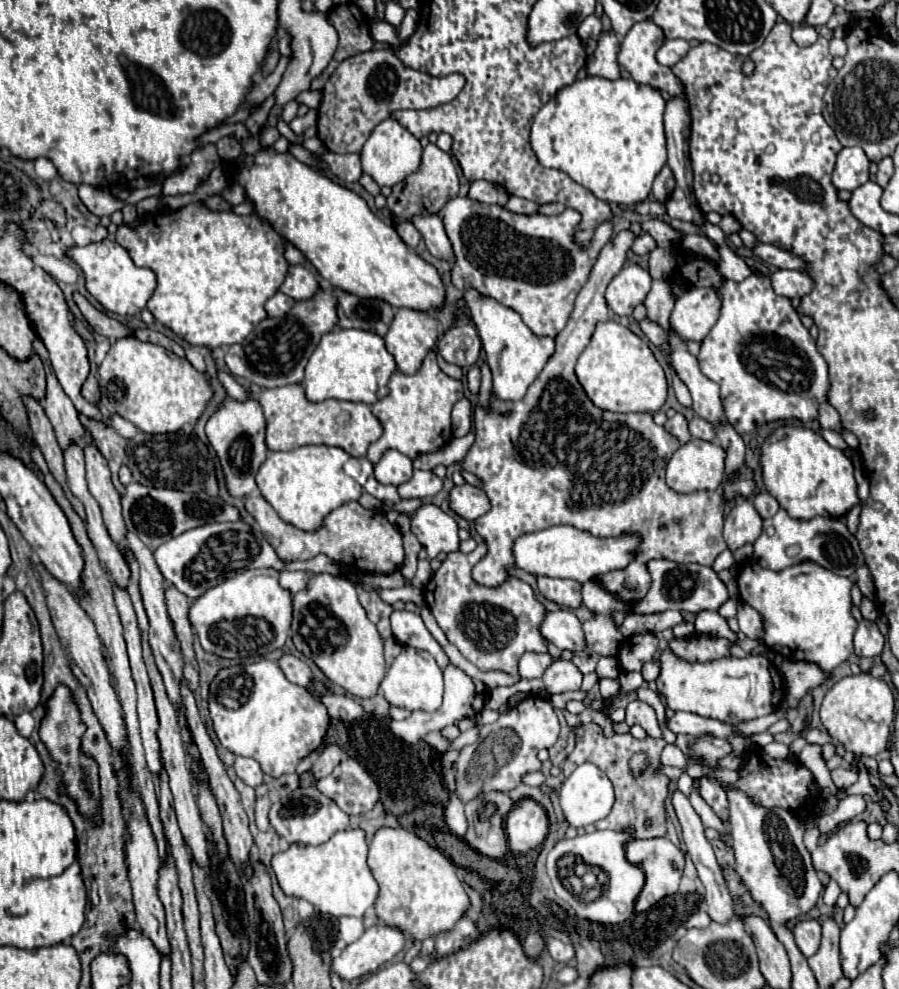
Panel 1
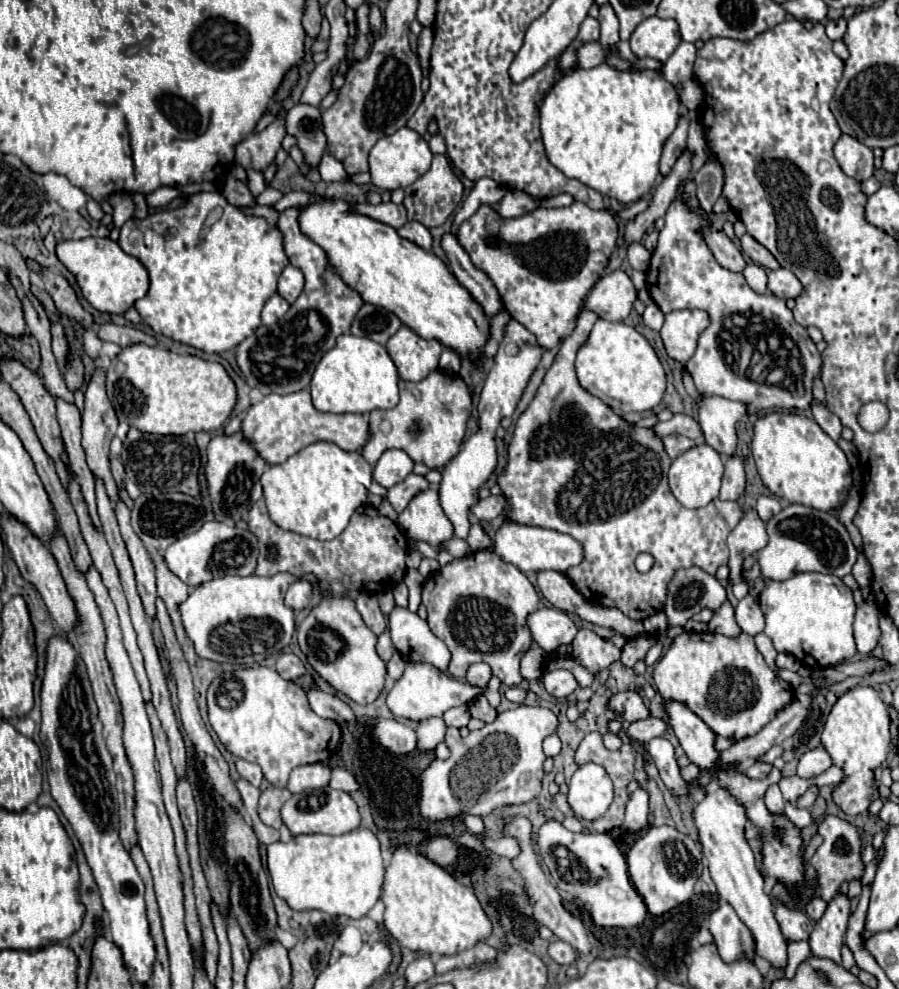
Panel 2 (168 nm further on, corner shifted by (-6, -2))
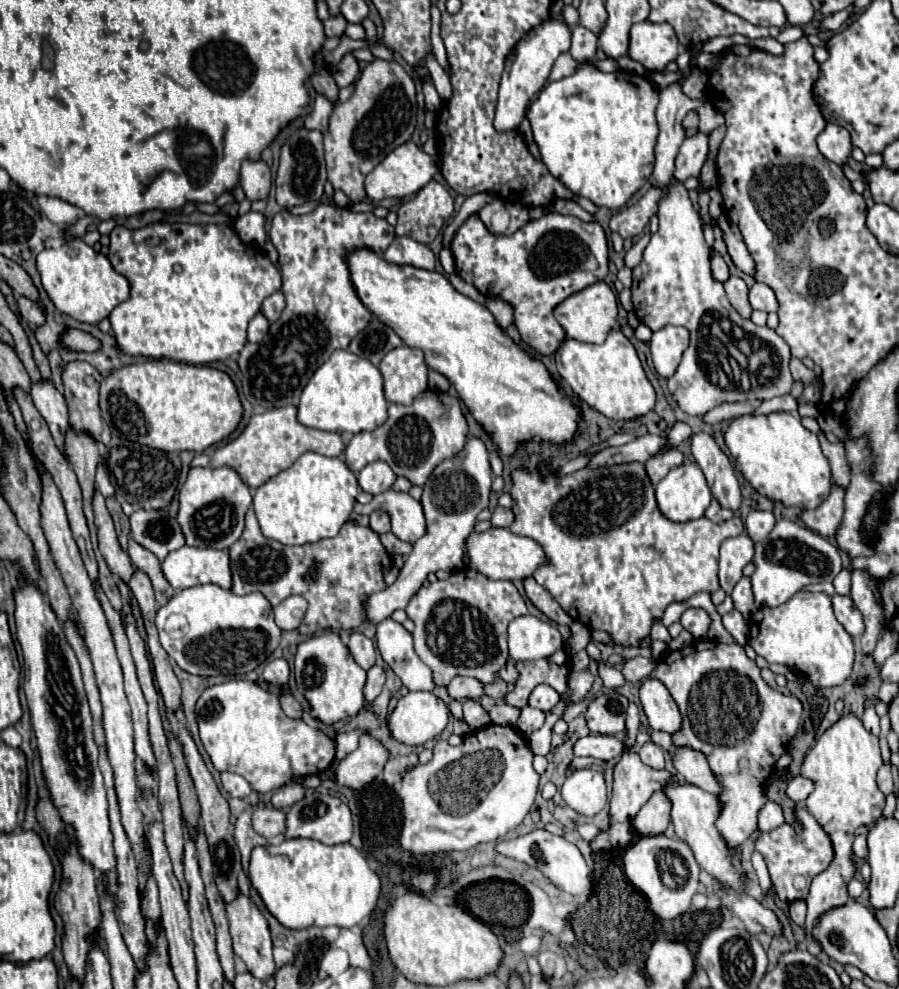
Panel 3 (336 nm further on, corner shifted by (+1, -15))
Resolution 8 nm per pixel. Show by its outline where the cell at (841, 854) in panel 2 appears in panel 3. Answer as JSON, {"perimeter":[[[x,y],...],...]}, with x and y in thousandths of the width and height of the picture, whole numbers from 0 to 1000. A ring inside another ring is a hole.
{"perimeter":[[[887,815],[887,829],[882,835],[871,833],[858,841],[846,843],[840,849],[840,859],[849,863],[855,886],[862,896],[862,904],[867,910],[880,914],[887,910],[895,910],[900,904],[902,890],[922,878],[922,874],[929,868],[929,859],[924,853],[924,847],[915,837],[909,833],[909,829],[895,819],[895,815]]]}

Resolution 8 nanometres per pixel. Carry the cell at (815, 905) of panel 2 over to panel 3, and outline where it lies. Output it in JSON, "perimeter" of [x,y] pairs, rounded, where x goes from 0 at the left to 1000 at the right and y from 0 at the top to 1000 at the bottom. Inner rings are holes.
{"perimeter":[[[887,910],[887,912],[882,912],[882,914],[878,916],[879,929],[890,938],[895,936],[897,921],[898,915],[893,910]]]}

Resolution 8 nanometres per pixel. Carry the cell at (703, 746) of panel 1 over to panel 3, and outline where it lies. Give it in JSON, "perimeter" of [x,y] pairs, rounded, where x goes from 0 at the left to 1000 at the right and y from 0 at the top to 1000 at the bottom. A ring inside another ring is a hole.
{"perimeter":[[[720,686],[713,694],[711,704],[724,738],[737,738],[742,742],[751,742],[760,736],[760,724],[755,716],[733,688]]]}

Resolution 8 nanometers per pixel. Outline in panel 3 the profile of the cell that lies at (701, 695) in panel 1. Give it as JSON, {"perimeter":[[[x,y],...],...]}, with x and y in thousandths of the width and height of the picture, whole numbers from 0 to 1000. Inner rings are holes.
{"perimeter":[[[773,647],[769,653],[742,659],[735,667],[731,667],[731,675],[724,679],[724,686],[740,692],[760,722],[760,738],[749,742],[749,750],[780,758],[786,764],[793,783],[802,787],[806,795],[802,811],[806,817],[798,827],[798,837],[811,855],[822,857],[822,853],[833,847],[838,839],[842,839],[842,823],[853,811],[849,805],[851,789],[862,779],[864,766],[875,760],[875,754],[887,740],[891,710],[880,702],[873,704],[853,694],[853,690],[846,686],[844,673],[831,665],[822,651],[802,651],[798,647]]]}

